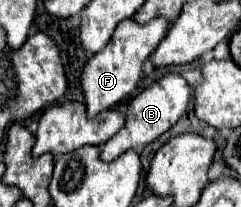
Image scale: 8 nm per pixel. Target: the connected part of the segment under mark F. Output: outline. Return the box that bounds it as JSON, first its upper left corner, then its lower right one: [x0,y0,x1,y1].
[81,17,169,117]

